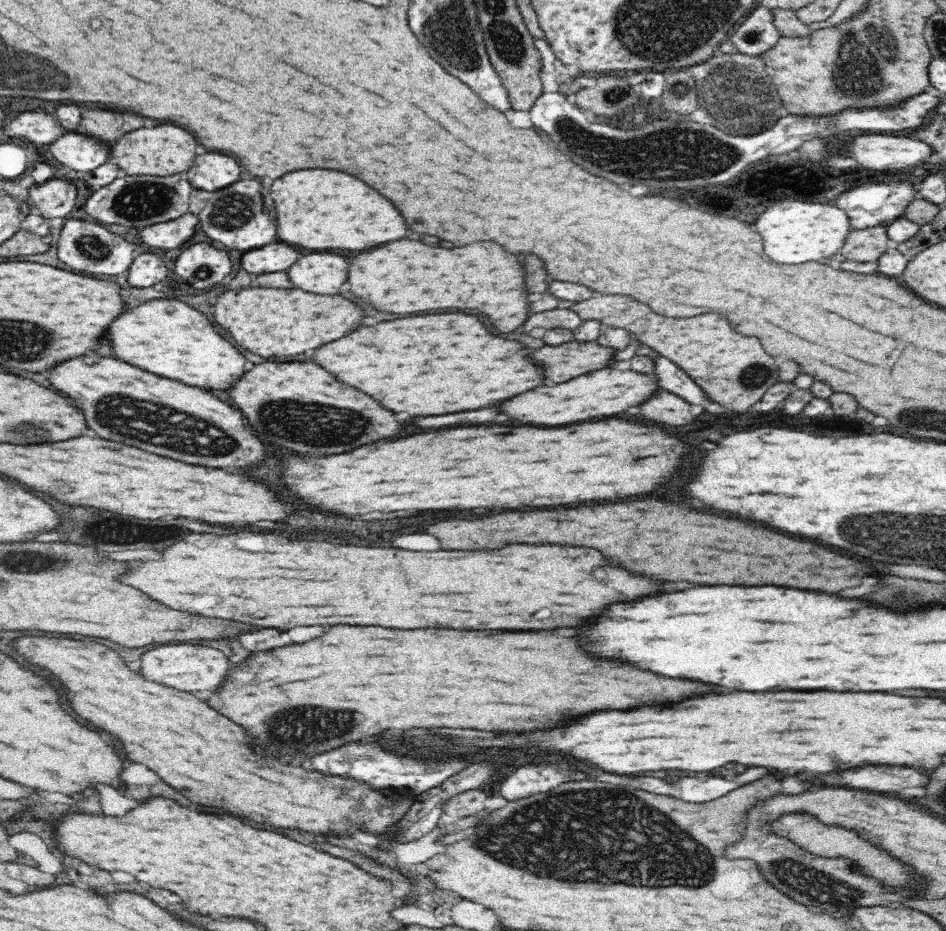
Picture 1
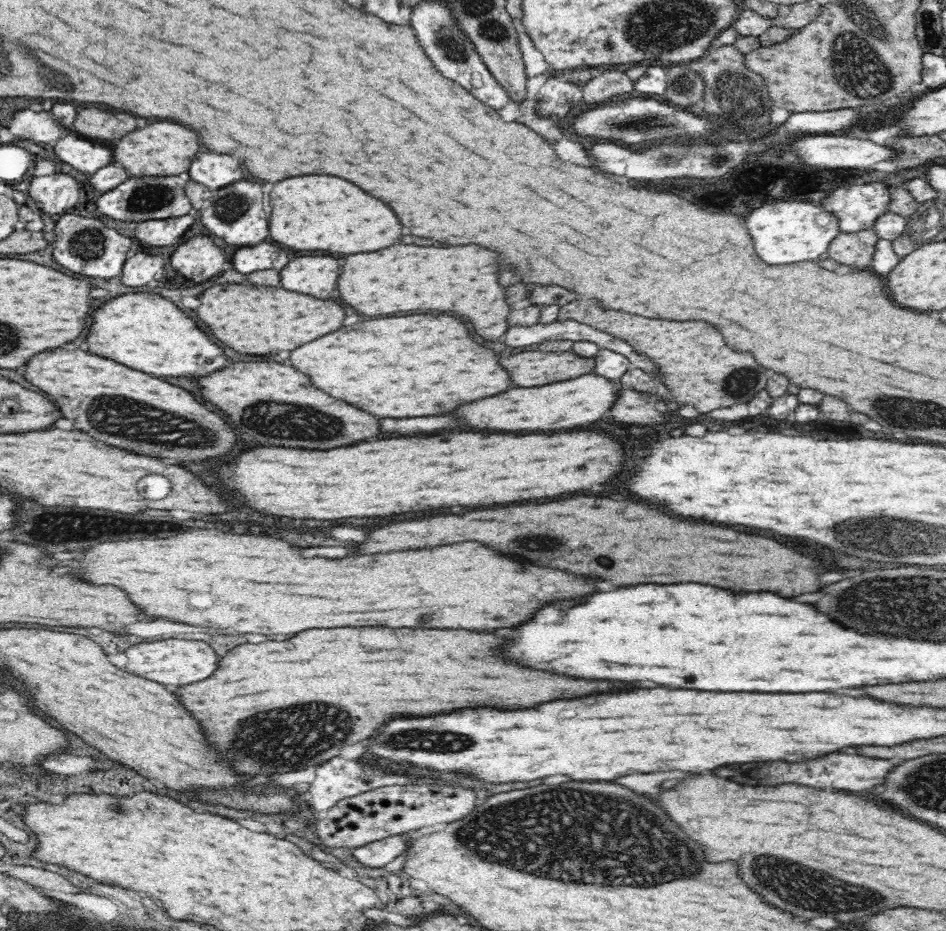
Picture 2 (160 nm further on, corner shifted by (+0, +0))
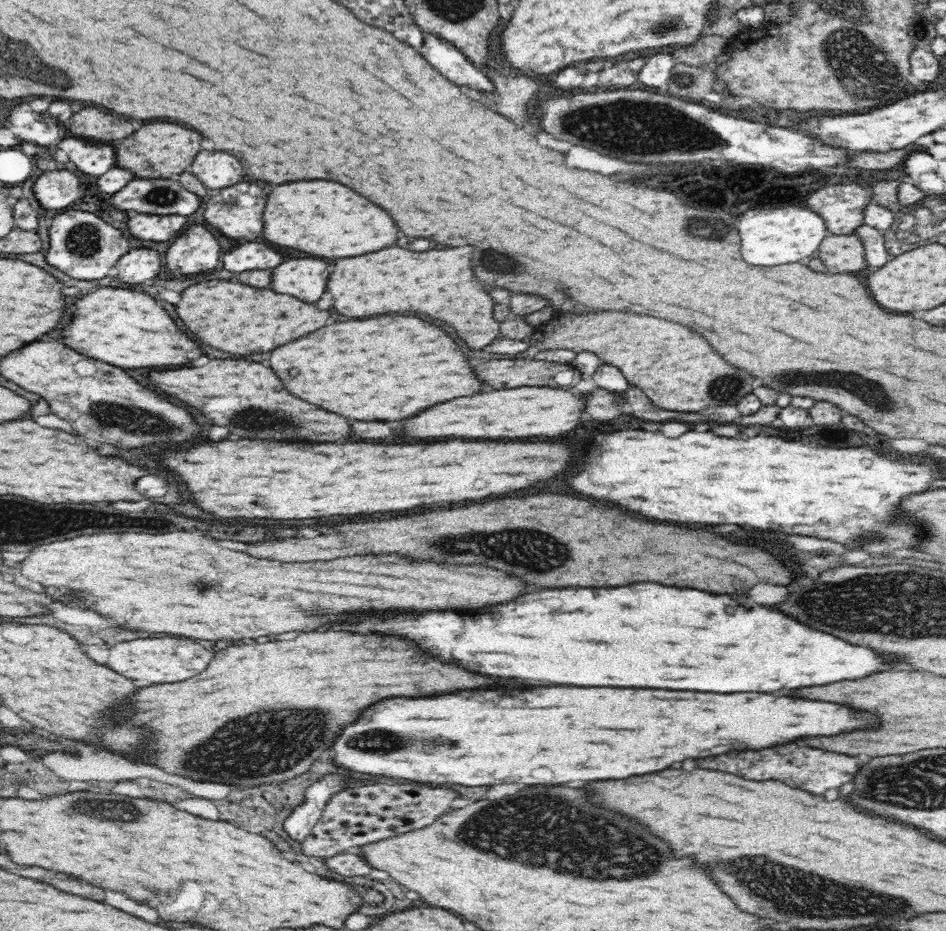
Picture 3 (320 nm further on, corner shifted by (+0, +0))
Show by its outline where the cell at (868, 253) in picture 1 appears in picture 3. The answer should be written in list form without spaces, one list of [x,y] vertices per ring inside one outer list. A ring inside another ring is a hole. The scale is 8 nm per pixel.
[[[828,235],[818,248],[818,258],[828,272],[858,272],[862,268],[868,268],[864,258],[864,250],[860,238],[850,235]]]

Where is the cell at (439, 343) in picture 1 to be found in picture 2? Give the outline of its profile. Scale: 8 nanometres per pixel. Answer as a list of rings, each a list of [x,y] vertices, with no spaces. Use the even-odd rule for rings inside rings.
[[[392,316],[342,326],[342,330],[330,332],[324,338],[312,340],[290,352],[290,364],[298,372],[306,374],[316,388],[344,400],[364,412],[378,418],[416,418],[416,416],[438,416],[452,412],[454,408],[500,394],[512,388],[508,374],[498,364],[492,350],[476,344],[466,326],[450,316]]]

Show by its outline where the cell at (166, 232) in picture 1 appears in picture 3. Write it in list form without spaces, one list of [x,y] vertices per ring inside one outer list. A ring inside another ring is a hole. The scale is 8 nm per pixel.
[[[136,214],[128,217],[126,224],[133,238],[152,240],[152,242],[166,242],[180,236],[186,228],[186,217],[180,214],[168,216],[156,214]]]

